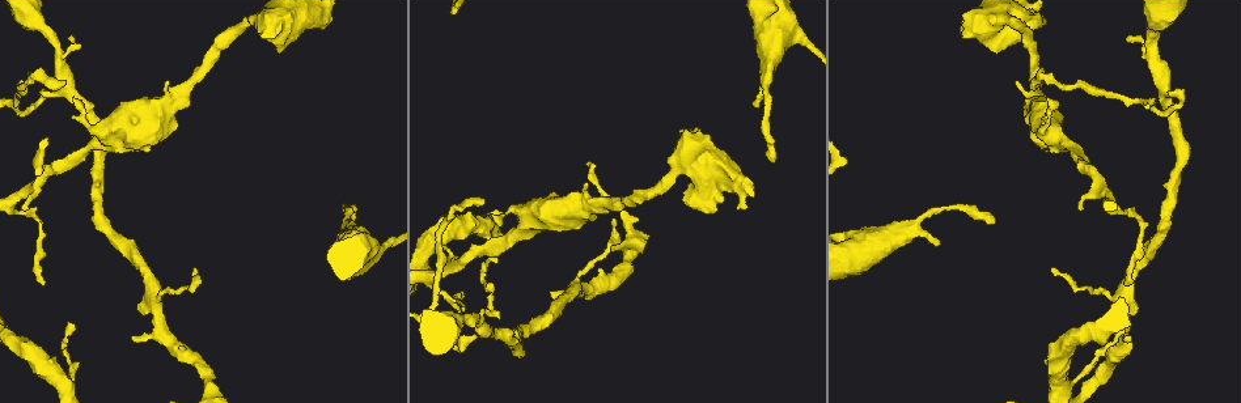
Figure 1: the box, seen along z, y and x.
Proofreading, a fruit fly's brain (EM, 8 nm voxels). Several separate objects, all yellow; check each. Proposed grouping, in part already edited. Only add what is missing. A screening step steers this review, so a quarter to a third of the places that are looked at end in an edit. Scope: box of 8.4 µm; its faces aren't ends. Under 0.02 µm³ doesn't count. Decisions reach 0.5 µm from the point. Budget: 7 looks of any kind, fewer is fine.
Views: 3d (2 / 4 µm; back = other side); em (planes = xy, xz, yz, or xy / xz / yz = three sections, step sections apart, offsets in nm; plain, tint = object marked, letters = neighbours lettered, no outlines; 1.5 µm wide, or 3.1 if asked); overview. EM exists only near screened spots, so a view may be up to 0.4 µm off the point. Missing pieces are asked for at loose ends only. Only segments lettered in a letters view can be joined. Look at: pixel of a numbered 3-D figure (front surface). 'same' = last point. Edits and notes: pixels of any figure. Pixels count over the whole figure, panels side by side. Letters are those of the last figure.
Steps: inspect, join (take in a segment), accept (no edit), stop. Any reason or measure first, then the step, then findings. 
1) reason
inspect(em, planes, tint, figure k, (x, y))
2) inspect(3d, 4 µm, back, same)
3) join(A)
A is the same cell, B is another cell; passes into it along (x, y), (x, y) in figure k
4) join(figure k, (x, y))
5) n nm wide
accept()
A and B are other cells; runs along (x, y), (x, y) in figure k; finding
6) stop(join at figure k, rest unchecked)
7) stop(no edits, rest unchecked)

thick end
inspect(3d, 4 µm, figure 1, (708, 211))

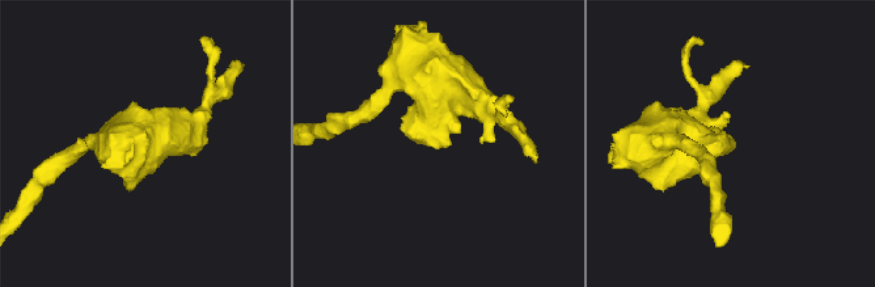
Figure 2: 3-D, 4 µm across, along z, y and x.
now the EM
inspect(em, xz, step 4, tint, figure 2, (735, 146))

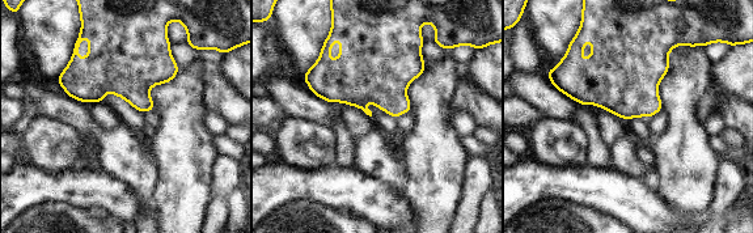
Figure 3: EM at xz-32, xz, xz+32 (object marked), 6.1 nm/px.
cut it another way
inspect(em, xy, step 4, letters, same)

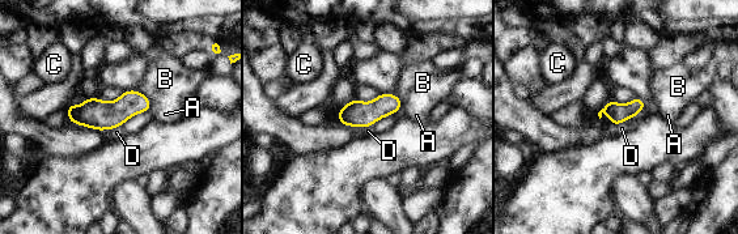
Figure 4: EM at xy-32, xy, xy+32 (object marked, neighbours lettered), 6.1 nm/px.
accept()
A, B, C and D are other cells; no lettered segment goes on from it

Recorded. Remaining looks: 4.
inspect(em, planes, letters, figure 1, (463, 293))

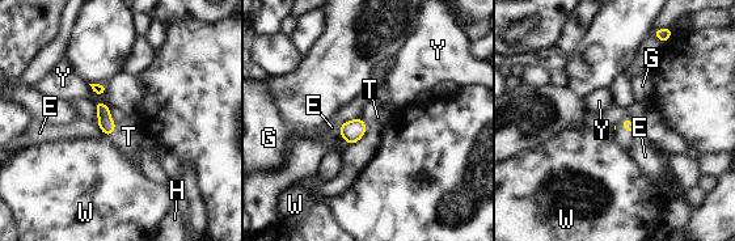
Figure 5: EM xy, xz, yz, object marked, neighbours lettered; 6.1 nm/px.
join(figure 5, (624, 138))
T is the same cell, E, G, H, W and Y are other cells; passes into it along (628, 125), (626, 130), (624, 138) in figure 5; it goes on there

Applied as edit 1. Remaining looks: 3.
tapers out
inspect(em, yz, step 4, tint, figure 1, (771, 160))

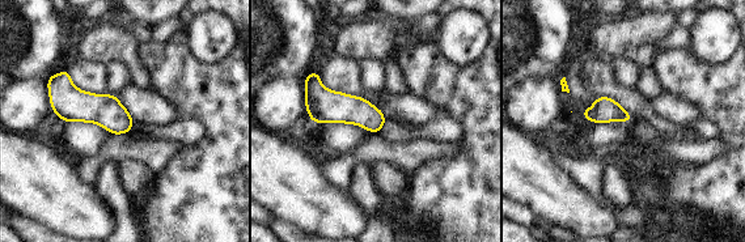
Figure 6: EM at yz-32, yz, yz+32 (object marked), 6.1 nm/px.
cut it another way
inspect(em, planes, letters, same)

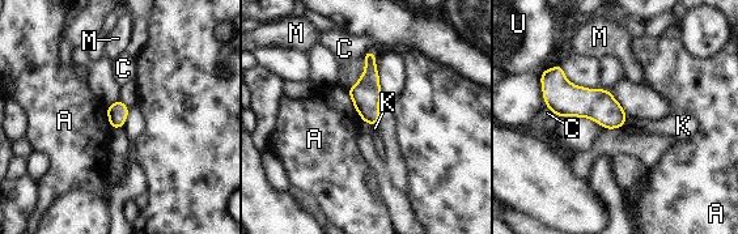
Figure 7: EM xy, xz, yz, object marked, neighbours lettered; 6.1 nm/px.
A touches over 220 nm
accept()
A, C, K, M and U are other cells; border along (347, 89), (353, 107), (363, 119) in figure 7; no lettered segment goes on from it

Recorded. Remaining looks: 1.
stop(join at figure 5, rest unchecked)

